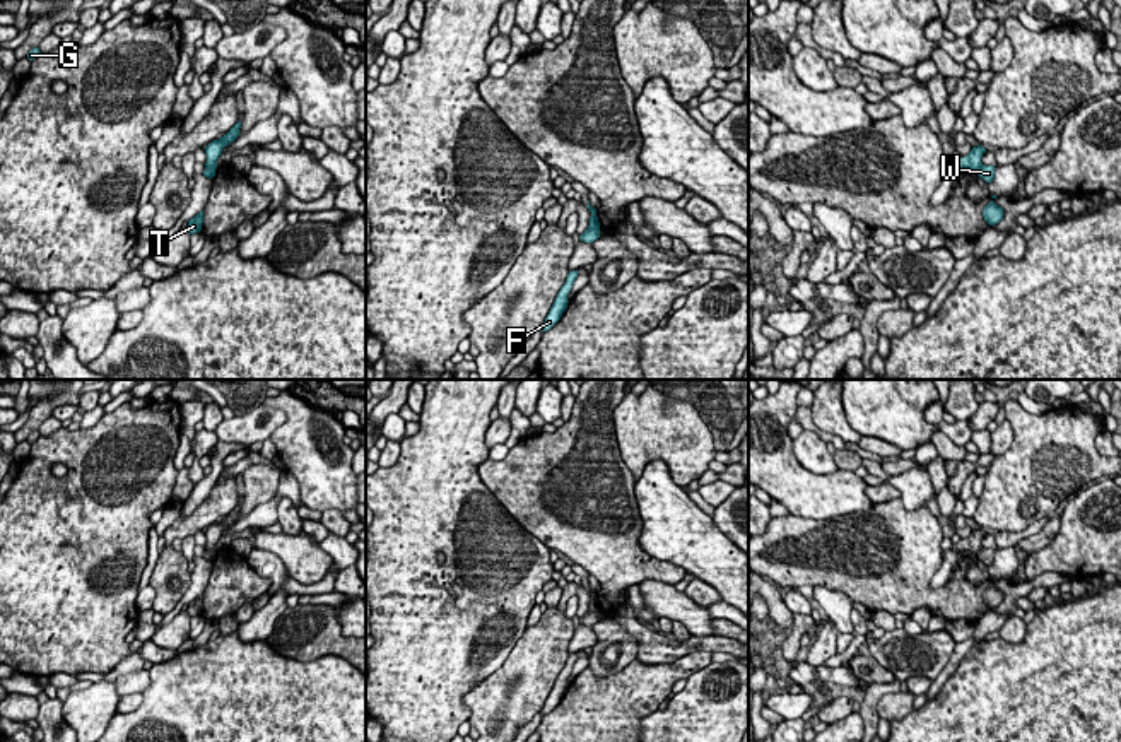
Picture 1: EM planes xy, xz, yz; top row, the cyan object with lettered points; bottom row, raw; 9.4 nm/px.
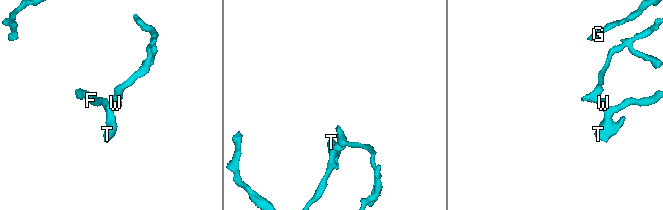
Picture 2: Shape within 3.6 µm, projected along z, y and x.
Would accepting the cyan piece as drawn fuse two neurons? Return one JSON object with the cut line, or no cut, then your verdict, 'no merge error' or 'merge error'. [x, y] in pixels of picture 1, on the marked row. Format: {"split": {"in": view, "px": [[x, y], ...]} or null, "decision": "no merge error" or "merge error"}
{"split": {"in": "xz", "px": [[588, 226], [598, 229]]}, "decision": "merge error"}

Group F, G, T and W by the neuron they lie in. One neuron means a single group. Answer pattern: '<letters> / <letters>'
F T W / G

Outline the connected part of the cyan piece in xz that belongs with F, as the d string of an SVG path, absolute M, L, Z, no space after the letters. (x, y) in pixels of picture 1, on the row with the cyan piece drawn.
M572 270L572 272L567 274L566 284L560 287L560 291L559 291L545 321L543 321L543 325L540 327L542 332L550 330L560 320L562 313L567 308L567 303L569 303L567 294L571 291L576 277L578 277L578 270Z

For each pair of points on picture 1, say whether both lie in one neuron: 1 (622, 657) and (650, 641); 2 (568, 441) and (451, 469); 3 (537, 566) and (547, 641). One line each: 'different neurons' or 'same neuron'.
1: different neurons
2: different neurons
3: different neurons

